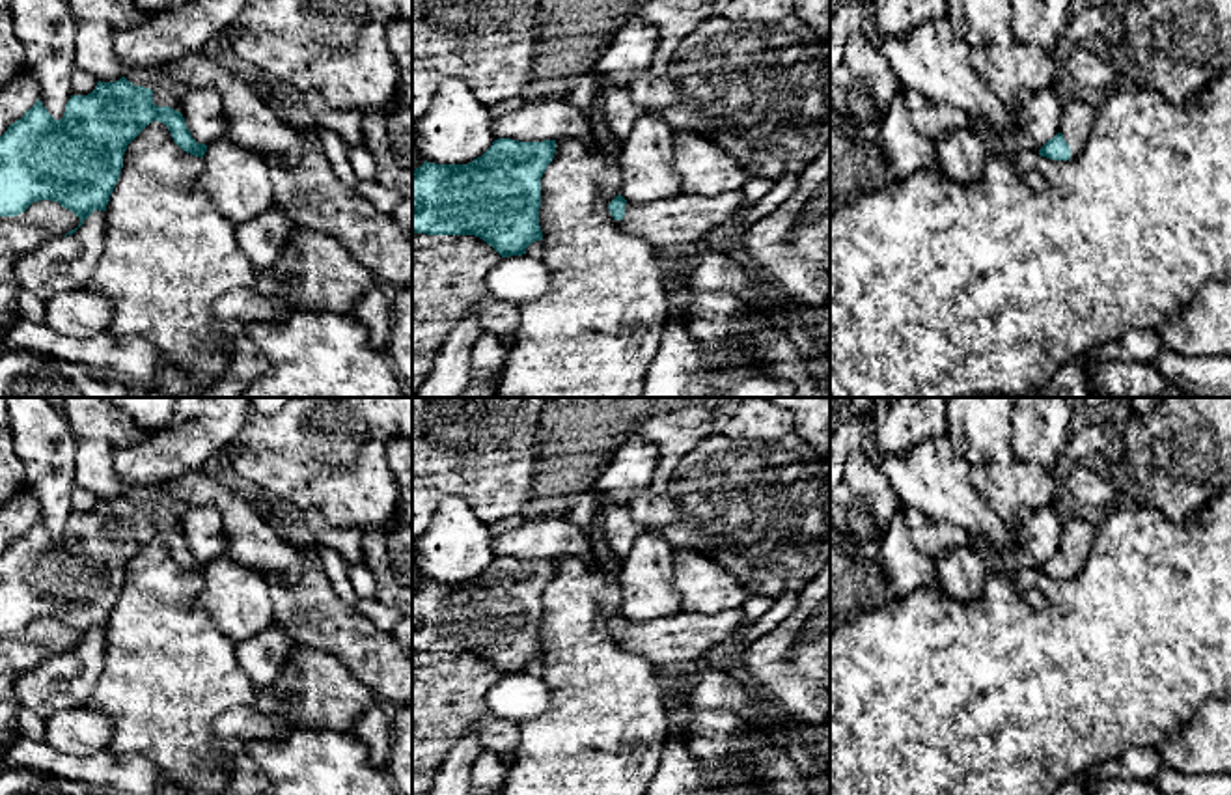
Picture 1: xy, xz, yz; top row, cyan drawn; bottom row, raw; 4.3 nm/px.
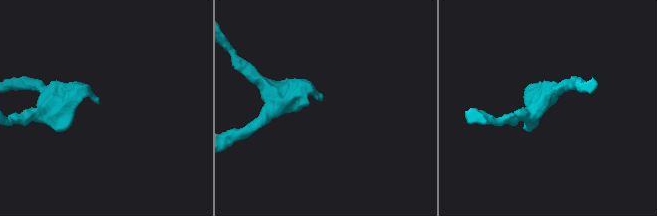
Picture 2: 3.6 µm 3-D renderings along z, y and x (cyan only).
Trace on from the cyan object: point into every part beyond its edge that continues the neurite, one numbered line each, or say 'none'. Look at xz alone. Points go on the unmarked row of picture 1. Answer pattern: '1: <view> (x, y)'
1: xz (687, 637)

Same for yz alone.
1: yz (1078, 534)

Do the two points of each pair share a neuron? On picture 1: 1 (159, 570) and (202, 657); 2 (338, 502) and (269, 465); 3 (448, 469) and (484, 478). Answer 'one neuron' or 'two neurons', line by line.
1: one neuron
2: one neuron
3: one neuron

